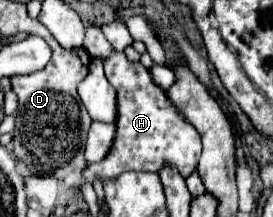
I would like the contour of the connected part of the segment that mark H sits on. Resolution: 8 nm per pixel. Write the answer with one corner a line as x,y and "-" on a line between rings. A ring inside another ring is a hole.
90,24
86,28
84,49
91,57
104,58
106,78
118,94
118,130
114,144
102,162
84,170
84,180
92,182
96,176
102,180
116,178
126,170
158,172
164,164
174,164
186,178
198,166
202,152
202,142
196,128
192,128
192,124
186,122
180,112
176,112
172,102
166,98
166,92
156,86
156,82
150,78
150,72
140,62
128,60
124,52
114,50
114,46
106,42
100,24

